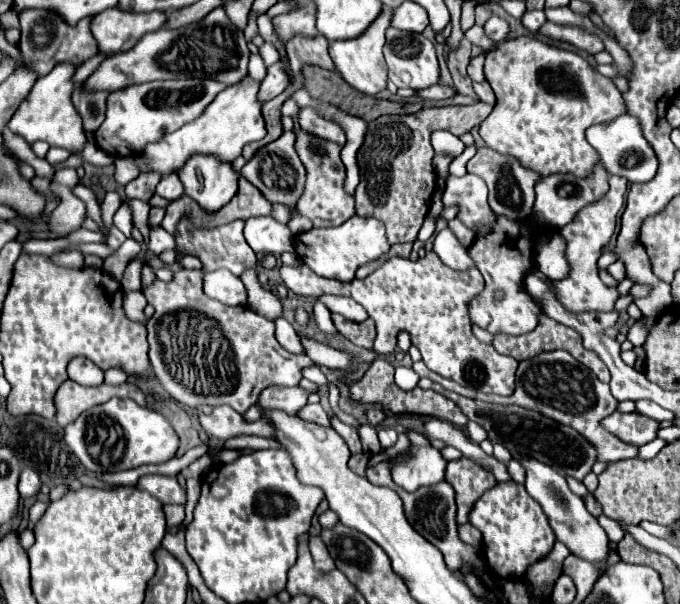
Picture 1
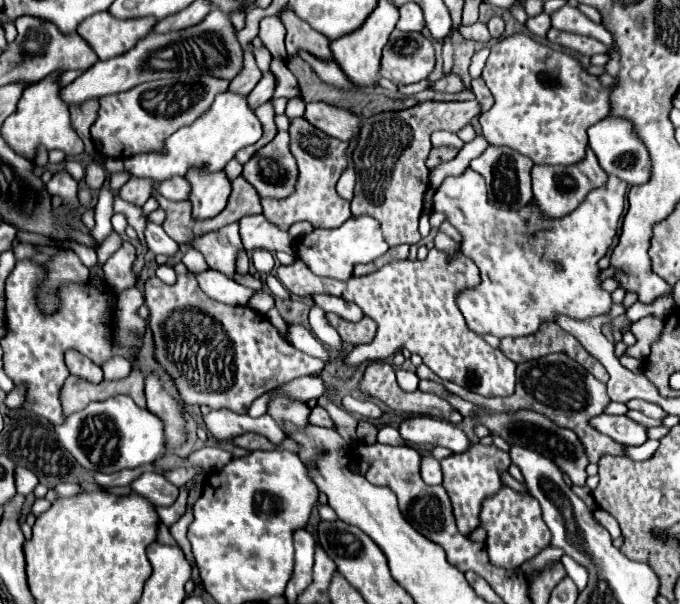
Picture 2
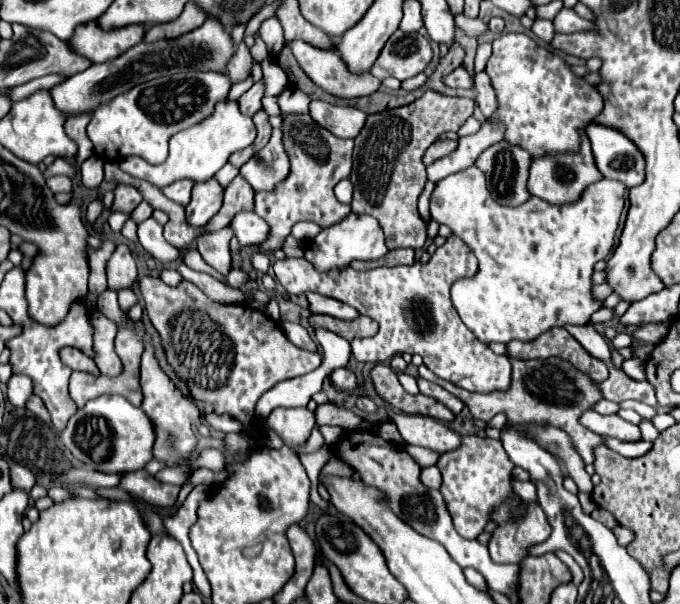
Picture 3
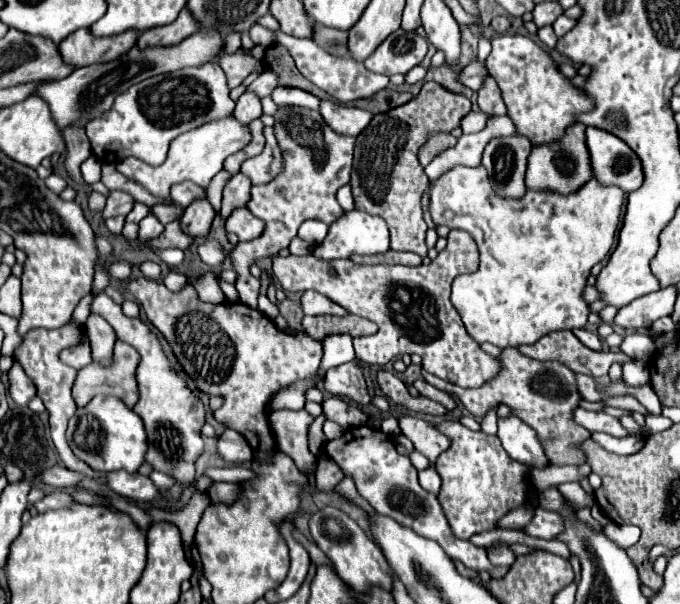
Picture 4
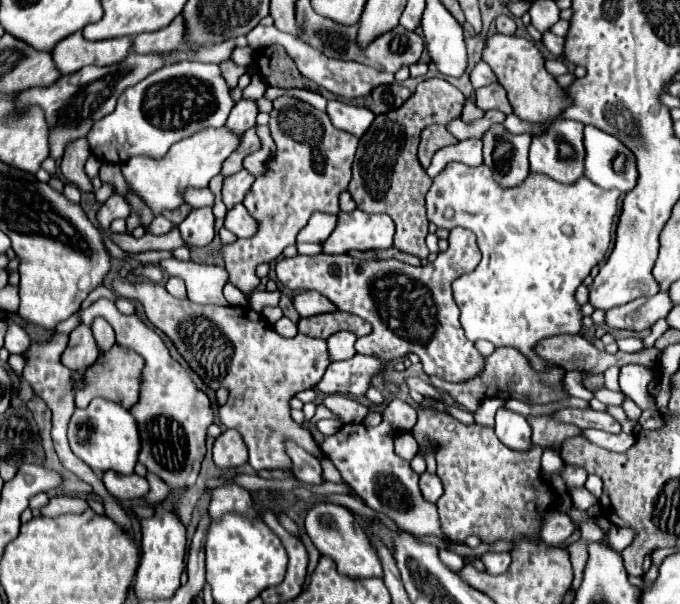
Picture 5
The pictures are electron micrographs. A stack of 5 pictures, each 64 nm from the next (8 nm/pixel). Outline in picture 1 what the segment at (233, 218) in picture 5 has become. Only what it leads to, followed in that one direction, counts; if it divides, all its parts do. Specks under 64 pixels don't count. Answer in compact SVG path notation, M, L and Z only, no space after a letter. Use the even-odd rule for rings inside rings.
M270 216L248 218L244 226L244 238L256 254L282 254L294 252L294 236L288 226L278 224Z

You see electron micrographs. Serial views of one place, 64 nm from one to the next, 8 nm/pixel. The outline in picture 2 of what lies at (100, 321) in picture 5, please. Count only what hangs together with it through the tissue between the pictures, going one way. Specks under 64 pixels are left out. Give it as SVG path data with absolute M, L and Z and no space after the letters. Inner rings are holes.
M112 356L106 362L102 362L102 370L104 370L106 380L118 380L122 376L128 376L130 362L122 356Z

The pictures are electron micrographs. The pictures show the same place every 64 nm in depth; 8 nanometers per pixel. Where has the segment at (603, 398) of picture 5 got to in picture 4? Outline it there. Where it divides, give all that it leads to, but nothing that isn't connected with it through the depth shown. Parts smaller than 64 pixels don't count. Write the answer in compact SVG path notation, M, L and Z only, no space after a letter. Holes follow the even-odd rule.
M608 396L602 402L606 406L614 406L614 408L622 408L622 410L638 410L638 412L646 414L646 408L634 396Z

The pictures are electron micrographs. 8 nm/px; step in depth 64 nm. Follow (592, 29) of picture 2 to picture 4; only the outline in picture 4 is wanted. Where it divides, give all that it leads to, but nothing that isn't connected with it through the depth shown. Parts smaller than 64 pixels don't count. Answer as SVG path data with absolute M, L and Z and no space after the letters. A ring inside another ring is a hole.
M564 14L554 22L554 32L558 34L558 36L564 36L568 30L572 30L574 28L574 24L576 24L576 20L570 20L570 18L566 18Z

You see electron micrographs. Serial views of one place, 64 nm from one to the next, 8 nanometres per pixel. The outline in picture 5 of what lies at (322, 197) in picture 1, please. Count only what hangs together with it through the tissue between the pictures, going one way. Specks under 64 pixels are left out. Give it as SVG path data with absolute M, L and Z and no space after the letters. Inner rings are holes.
M288 94L278 96L272 104L274 108L268 126L276 142L276 156L270 160L268 172L254 180L242 202L258 222L258 232L250 238L238 238L232 244L224 244L220 250L228 282L238 286L246 296L250 296L260 284L256 268L282 256L284 248L296 242L298 232L306 226L312 212L340 212L338 198L348 188L358 148L358 138L334 128L326 112L320 112Z

